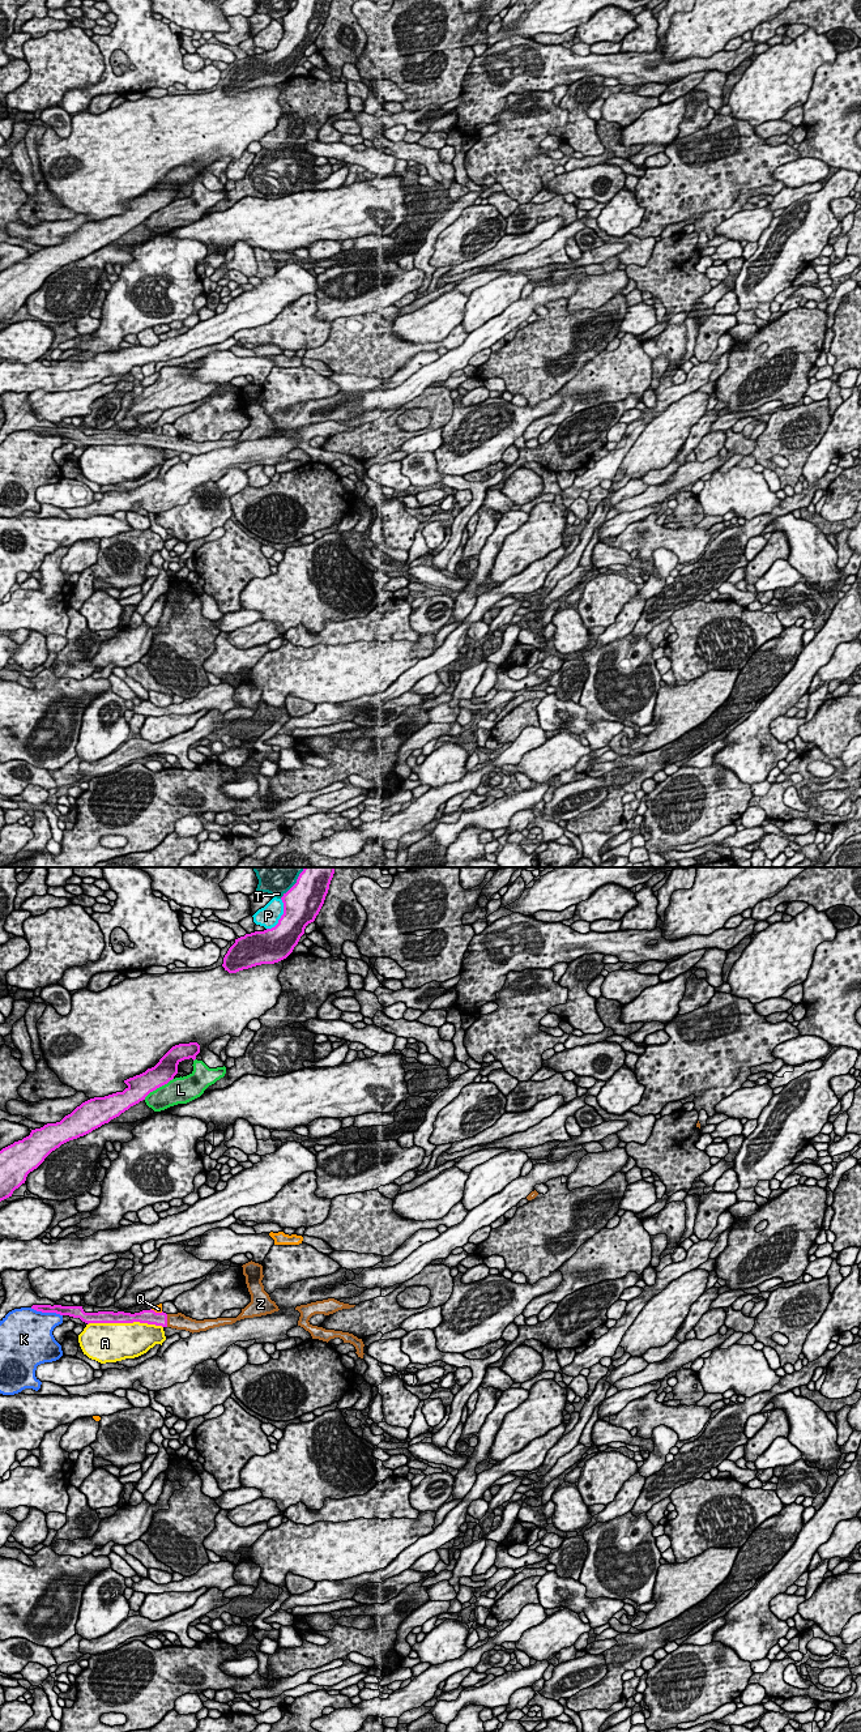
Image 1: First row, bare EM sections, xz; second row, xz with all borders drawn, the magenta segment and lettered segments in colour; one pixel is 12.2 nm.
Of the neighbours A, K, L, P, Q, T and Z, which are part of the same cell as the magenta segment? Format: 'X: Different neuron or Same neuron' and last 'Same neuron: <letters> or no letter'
A: Different neuron
K: Different neuron
L: Different neuron
P: Different neuron
Q: Different neuron
T: Different neuron
Z: Same neuron
Same neuron: Z

